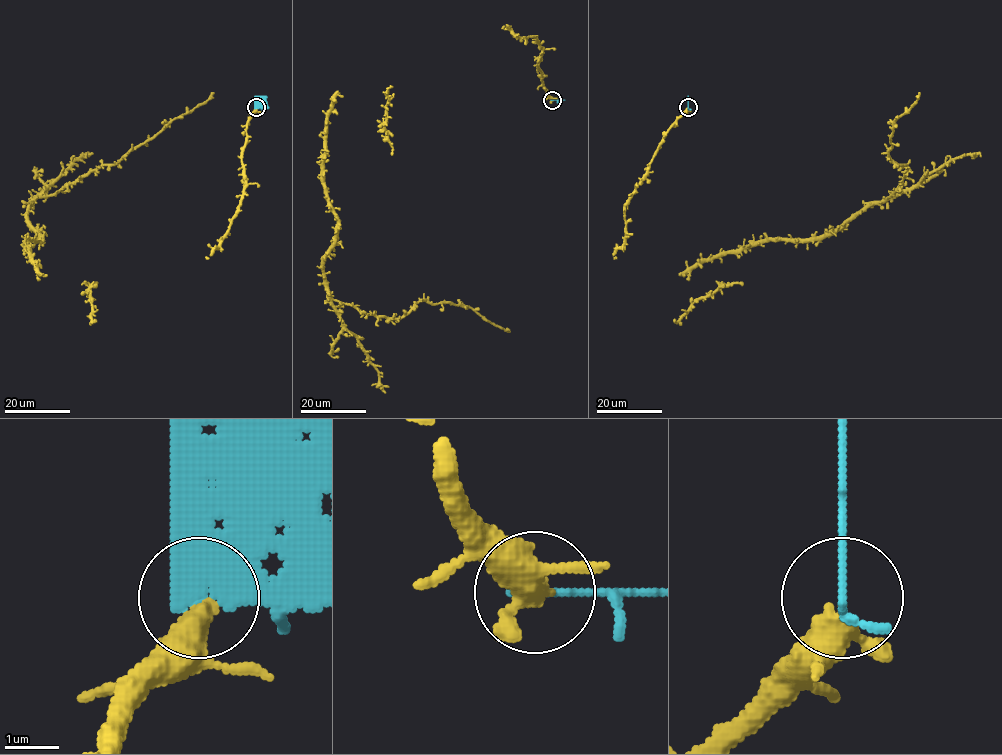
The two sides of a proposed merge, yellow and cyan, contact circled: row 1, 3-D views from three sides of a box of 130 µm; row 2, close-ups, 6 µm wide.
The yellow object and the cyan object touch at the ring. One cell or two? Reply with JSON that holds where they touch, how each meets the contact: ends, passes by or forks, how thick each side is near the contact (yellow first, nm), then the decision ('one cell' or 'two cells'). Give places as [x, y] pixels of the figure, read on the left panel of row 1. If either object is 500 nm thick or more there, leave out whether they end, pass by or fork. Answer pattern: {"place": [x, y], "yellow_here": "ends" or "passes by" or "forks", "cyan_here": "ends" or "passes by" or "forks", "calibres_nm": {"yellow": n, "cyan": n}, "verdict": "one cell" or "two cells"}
{"place": [256, 107], "yellow_here": "passes by", "cyan_here": "ends", "calibres_nm": {"yellow": 380, "cyan": 340}, "verdict": "two cells"}

